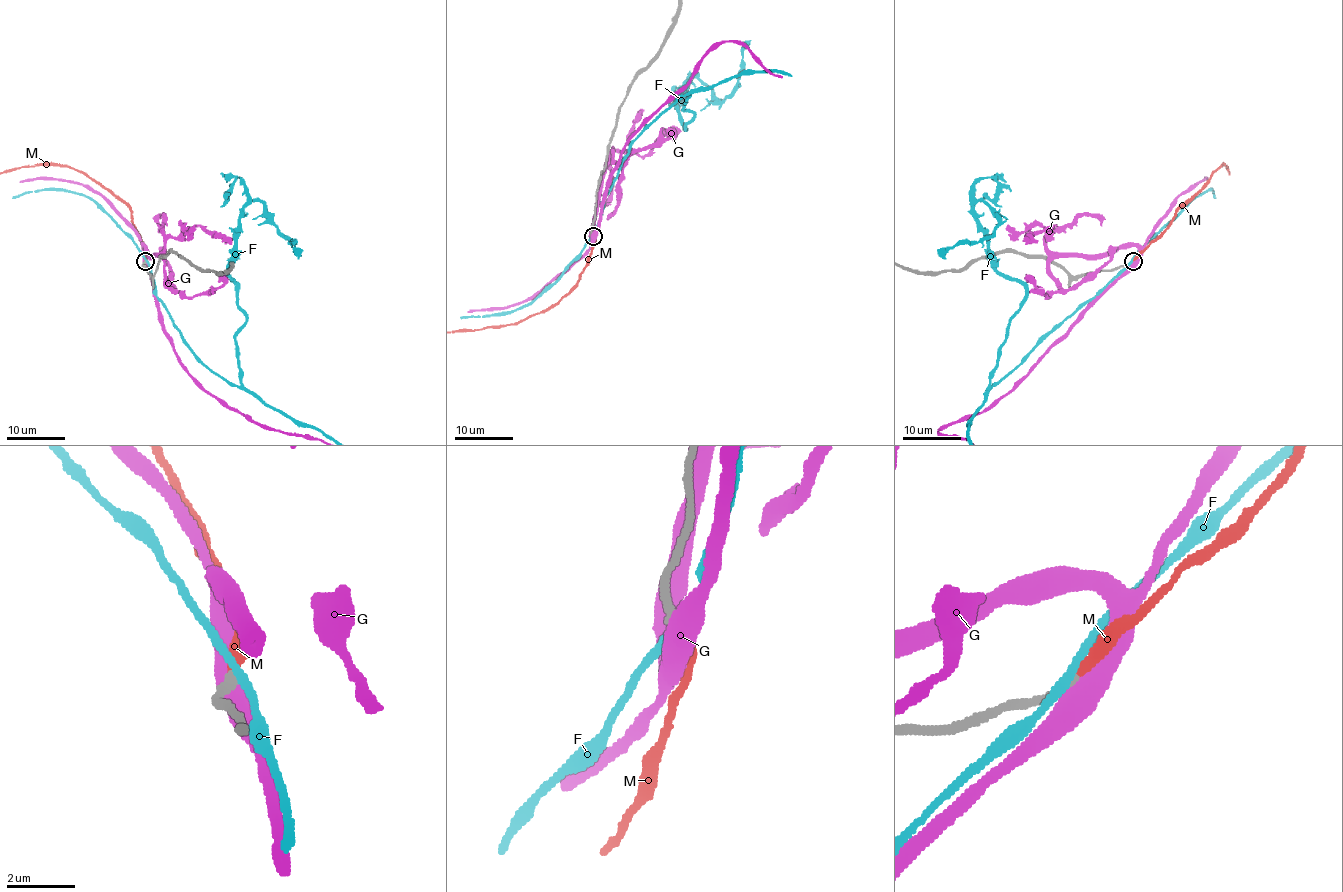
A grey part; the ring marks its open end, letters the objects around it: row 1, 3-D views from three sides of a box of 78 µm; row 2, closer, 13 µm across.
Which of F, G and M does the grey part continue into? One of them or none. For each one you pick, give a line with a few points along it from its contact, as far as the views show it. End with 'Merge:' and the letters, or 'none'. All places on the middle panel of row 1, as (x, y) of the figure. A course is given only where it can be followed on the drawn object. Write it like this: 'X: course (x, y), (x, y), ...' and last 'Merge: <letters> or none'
Merge: M

